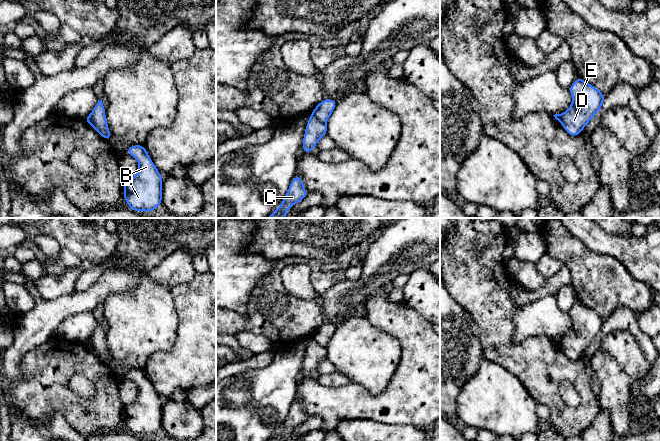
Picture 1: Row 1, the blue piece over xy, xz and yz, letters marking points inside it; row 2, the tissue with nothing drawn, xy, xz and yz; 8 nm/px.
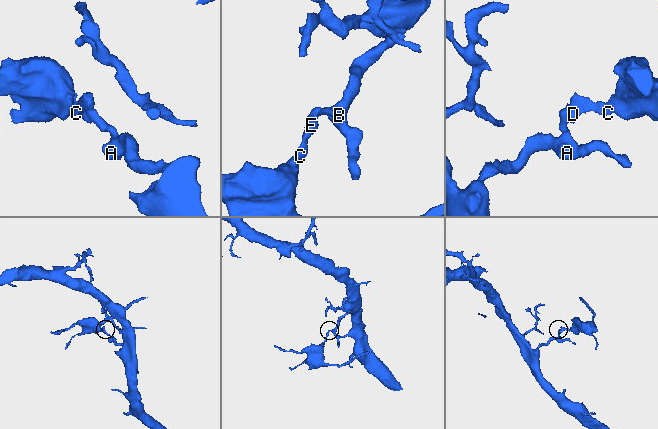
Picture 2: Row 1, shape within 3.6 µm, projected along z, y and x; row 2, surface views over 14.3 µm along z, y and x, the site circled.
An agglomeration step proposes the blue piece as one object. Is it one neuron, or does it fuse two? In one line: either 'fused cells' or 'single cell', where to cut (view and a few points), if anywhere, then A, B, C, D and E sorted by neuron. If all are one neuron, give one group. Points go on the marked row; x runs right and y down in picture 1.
fused cells; cut in xz along (312, 114), (325, 123); A B / C D E

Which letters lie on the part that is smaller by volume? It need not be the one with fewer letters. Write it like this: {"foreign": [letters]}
{"foreign": ["C", "D", "E"]}

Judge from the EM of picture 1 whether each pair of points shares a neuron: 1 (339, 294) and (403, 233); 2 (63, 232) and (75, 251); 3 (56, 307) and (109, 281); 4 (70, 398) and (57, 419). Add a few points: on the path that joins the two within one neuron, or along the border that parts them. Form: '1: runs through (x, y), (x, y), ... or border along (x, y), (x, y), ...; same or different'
1: runs through (357, 289), (394, 251); same
2: runs through (68, 237), (75, 246); same
3: runs through (69, 305), (78, 301), (87, 301), (96, 294); same
4: border along (38, 420), (46, 421), (59, 412), (76, 430); different

